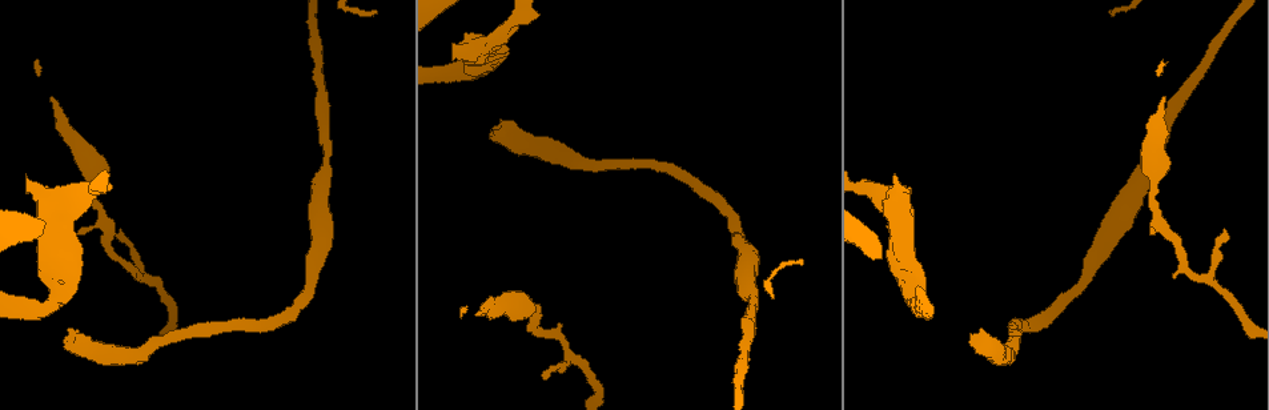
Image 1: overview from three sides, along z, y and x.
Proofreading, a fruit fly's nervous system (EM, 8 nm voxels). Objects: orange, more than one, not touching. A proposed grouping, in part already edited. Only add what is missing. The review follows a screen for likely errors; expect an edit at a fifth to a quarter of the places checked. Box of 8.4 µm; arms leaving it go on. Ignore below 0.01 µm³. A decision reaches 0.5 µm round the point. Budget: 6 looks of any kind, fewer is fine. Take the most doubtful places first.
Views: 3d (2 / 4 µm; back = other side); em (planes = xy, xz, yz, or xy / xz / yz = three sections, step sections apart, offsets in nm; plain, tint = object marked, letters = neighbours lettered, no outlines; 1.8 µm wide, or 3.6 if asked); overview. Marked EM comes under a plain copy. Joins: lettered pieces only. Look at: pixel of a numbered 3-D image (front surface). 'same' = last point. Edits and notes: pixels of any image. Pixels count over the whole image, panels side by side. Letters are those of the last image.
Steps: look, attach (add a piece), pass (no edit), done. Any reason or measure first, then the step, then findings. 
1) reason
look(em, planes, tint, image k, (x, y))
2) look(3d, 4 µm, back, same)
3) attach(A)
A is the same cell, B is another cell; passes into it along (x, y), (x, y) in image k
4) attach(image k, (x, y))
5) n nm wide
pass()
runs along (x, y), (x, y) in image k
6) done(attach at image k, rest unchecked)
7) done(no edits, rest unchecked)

stops while still wide
look(3d, 2 µm, image 1, (452, 45))

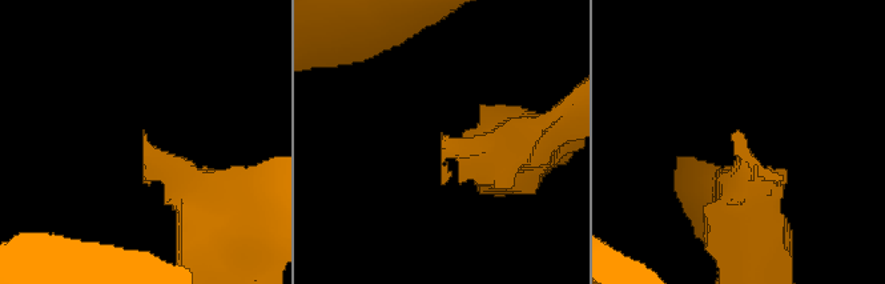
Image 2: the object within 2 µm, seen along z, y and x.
need the tissue
look(em, planes, tint, image 2, (143, 131))

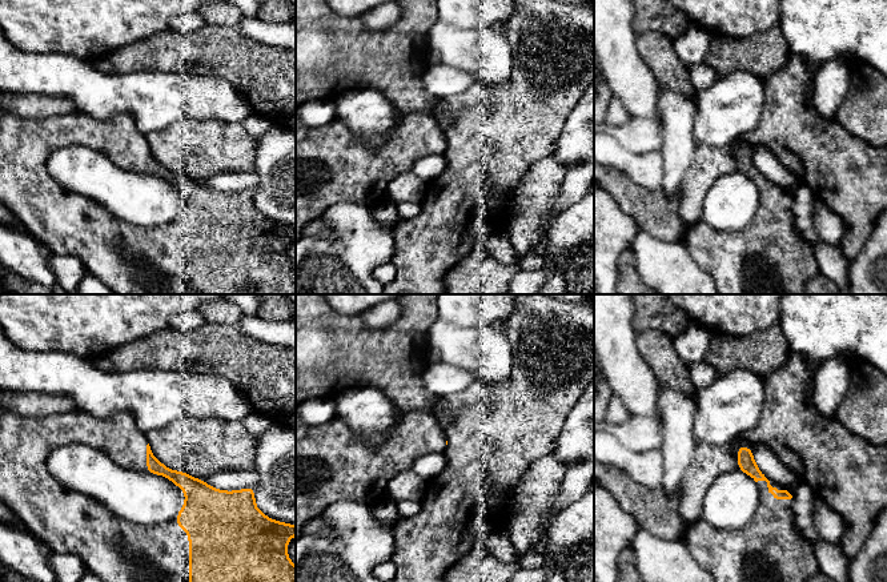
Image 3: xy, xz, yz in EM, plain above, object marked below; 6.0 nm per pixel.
see the neighbours
look(em, planes, letters, same)

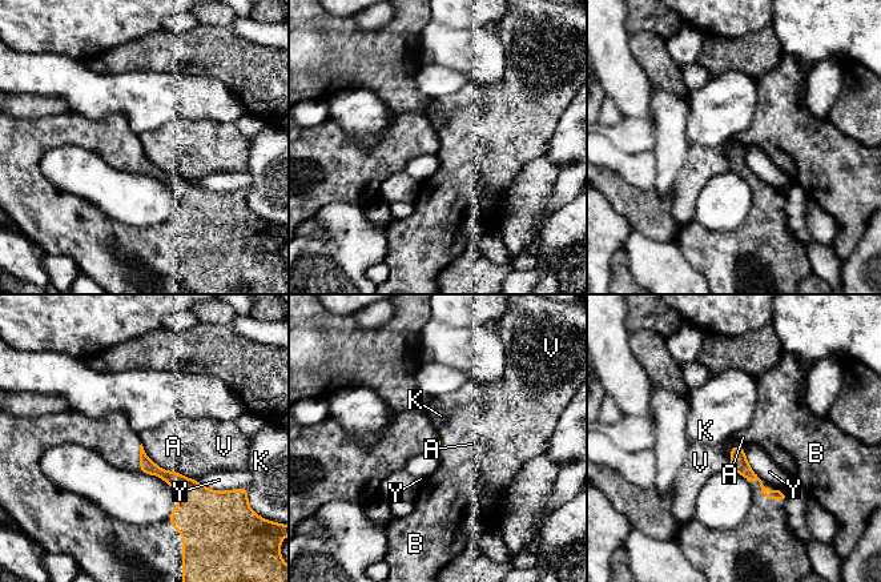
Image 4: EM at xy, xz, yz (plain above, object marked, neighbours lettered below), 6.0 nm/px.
A touches over 420 nm
pass()
A, B, K, V and Y are other cells; runs along (143, 456), (184, 490), (181, 512) in image 4; no lettered piece goes on from it

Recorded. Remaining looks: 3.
look(em, planes, letters, image 1, (76, 346))

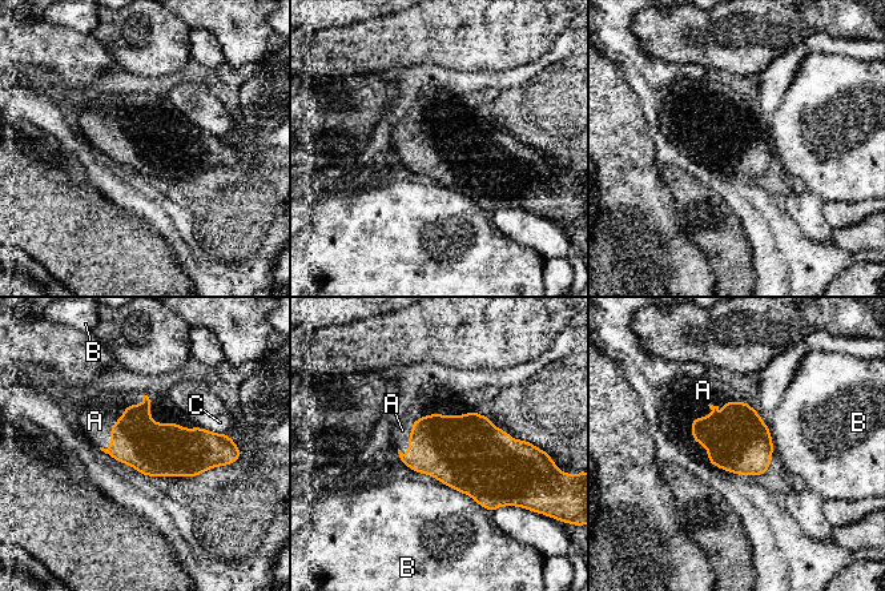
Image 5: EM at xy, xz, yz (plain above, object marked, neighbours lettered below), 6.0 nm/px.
attach(image 5, (703, 390))
A is the same cell, B and C are other cells; the neuron continues

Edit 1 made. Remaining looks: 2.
done(attach at image 5, rest unchecked)

